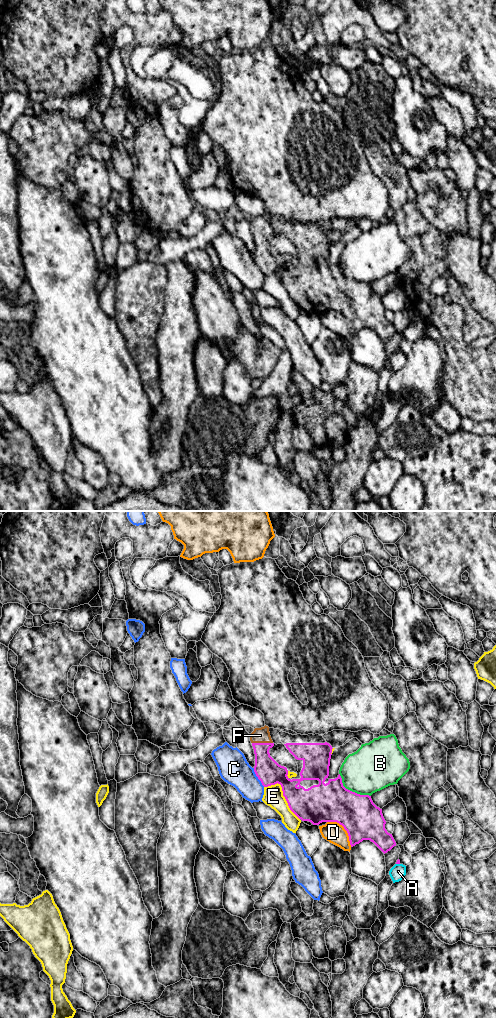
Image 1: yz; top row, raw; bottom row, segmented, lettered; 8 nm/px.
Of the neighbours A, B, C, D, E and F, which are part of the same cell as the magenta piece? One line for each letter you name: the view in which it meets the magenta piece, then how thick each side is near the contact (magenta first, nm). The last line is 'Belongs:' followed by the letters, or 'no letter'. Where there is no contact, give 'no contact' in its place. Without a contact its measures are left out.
F: meets magenta in yz; 200 nm thick on the magenta side, 130 nm on the other
Belongs: F

